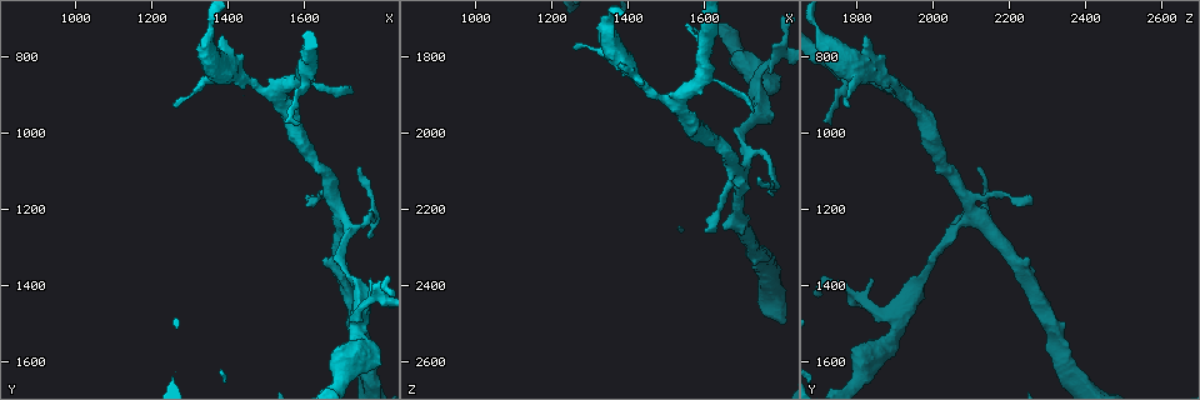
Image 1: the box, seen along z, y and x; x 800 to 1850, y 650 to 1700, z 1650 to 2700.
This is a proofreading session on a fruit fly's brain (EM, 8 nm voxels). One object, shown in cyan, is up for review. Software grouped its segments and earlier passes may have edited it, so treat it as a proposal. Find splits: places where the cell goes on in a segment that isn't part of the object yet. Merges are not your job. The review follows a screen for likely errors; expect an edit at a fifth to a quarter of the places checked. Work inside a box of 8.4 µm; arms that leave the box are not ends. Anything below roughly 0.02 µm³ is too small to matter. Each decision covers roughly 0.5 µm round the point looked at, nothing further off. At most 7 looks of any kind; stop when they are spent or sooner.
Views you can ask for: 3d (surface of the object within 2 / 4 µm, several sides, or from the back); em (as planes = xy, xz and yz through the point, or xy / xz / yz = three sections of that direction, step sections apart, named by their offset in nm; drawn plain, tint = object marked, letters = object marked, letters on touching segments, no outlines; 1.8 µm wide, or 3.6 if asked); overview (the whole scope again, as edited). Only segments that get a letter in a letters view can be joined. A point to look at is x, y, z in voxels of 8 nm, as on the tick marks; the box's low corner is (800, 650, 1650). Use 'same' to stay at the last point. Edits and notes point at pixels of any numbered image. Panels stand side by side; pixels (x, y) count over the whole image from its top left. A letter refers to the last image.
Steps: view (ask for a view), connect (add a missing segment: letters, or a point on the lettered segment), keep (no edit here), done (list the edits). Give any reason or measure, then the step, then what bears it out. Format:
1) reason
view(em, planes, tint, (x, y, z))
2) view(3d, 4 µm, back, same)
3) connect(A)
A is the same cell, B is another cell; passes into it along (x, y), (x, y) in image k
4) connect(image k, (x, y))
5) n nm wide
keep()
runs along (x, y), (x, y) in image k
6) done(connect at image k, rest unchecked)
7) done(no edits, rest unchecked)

branch stops here
view(em, planes, letters, (1265, 925, 1775))

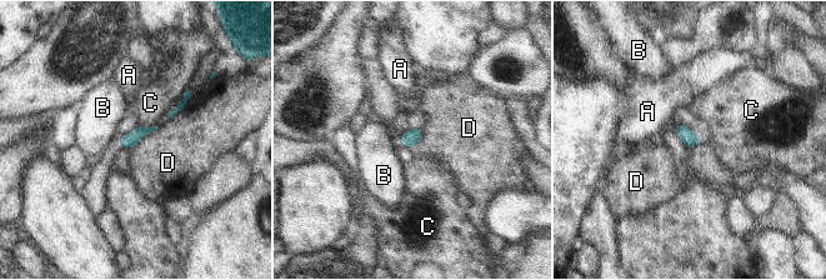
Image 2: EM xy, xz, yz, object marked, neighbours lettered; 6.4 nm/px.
D touches over 220 nm
keep()
A, B, C and D are other cells; border along (191, 95), (185, 105), (169, 119) in image 2; no lettered segment goes on from it

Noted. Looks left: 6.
branch stops here
view(3d, 2 µm, (1390, 740, 1825))

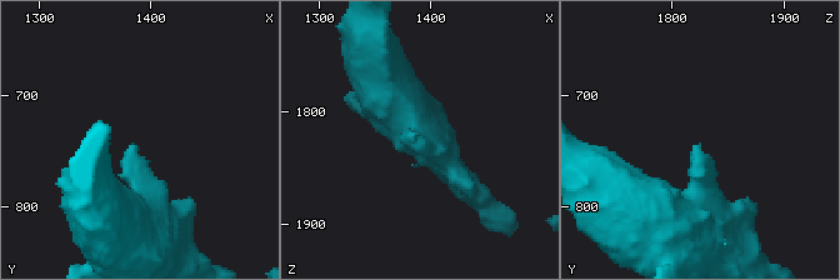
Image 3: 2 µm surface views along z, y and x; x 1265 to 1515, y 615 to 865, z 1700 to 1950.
now the EM
view(em, planes, letters, (1384, 742, 1820))

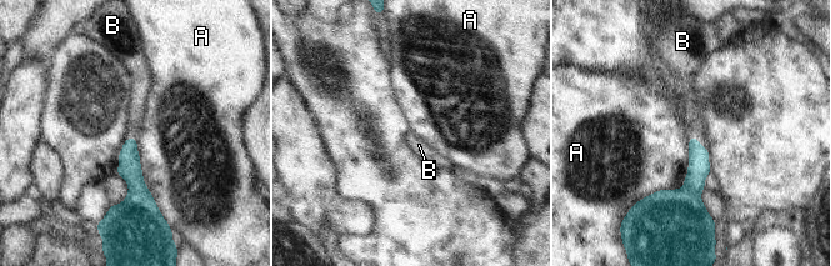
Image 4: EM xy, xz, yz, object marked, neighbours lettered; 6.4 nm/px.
130 nm wide
connect(B)
B is the same cell, A is another cell; passes into it along (699, 167), (697, 141), (695, 130) in image 4; the cell continues

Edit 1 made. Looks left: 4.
view(overview)

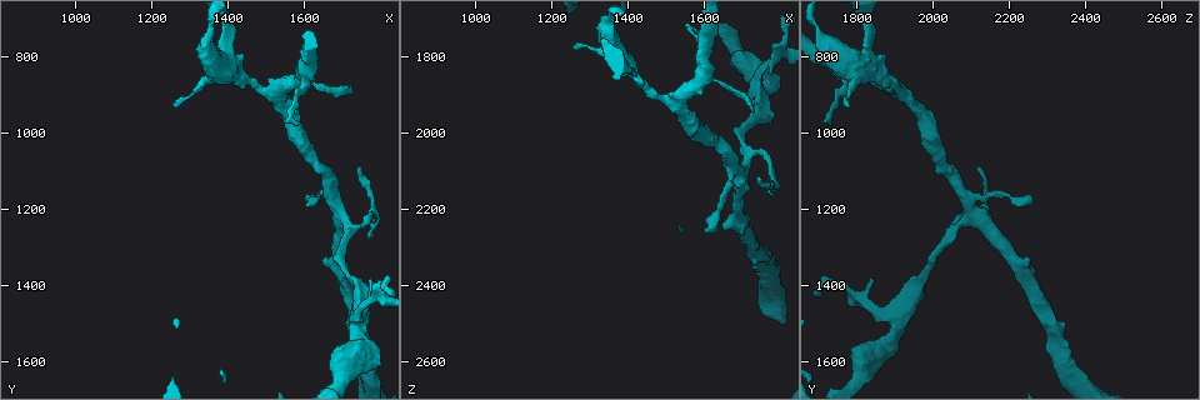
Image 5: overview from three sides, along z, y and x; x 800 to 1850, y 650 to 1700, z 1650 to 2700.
abrupt turn
view(em, planes, tint, (1700, 1220, 2095))

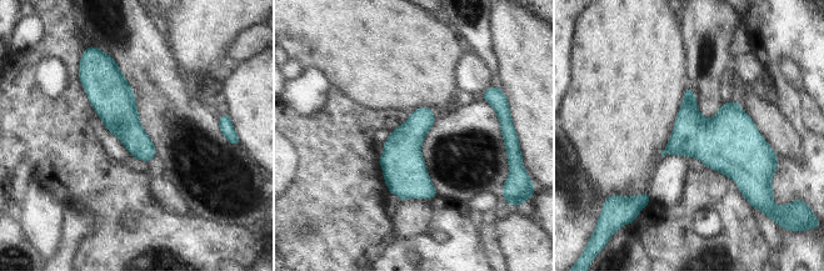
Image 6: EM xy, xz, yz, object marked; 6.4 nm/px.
what lies round it
view(em, planes, letters, same)

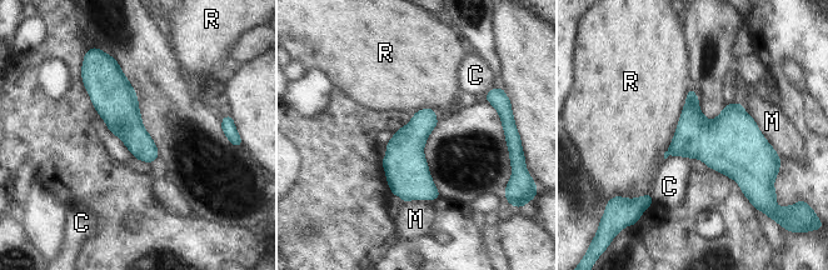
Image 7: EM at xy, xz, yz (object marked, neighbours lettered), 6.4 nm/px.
R touches over 500 nm
keep()
C, M and R are other cells; border along (689, 86), (676, 133), (663, 158) in image 7; no lettered segment goes on from it

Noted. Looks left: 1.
done(connect at image 4, rest unchecked)

